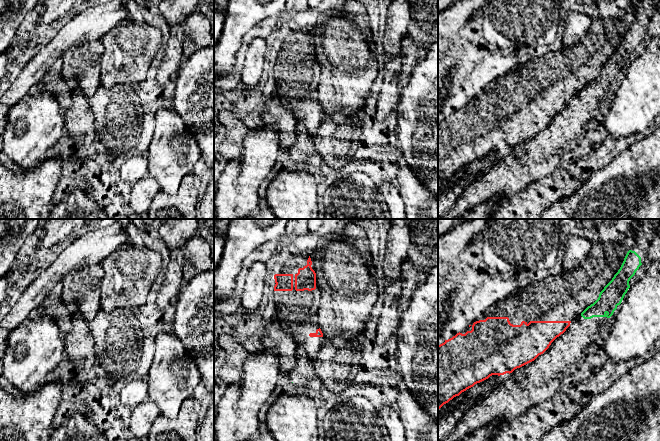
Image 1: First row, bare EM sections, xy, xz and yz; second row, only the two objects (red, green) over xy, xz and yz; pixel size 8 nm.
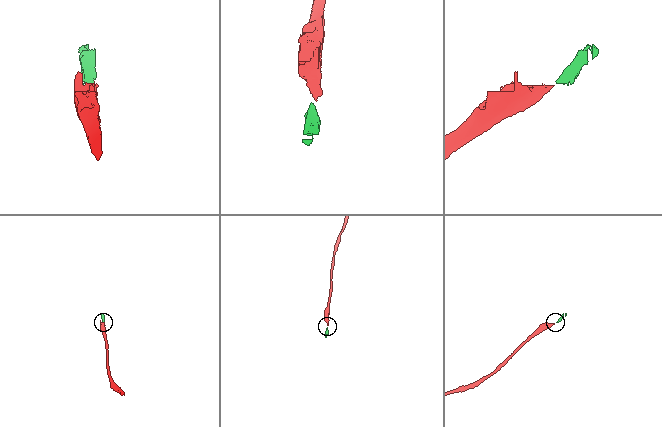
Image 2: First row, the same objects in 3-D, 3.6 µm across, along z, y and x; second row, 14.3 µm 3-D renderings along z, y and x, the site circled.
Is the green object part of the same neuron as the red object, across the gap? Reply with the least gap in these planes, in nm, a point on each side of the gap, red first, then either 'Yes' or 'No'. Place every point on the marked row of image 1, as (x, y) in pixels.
Distance 100 nm. Across: yz (570, 321), (581, 315). No

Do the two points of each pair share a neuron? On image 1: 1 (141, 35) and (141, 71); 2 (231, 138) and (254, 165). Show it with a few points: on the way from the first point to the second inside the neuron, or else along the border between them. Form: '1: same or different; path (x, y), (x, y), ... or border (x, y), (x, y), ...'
1: same; path (139, 44), (139, 62)
2: different; border (250, 129), (244, 138), (241, 152), (228, 160)

